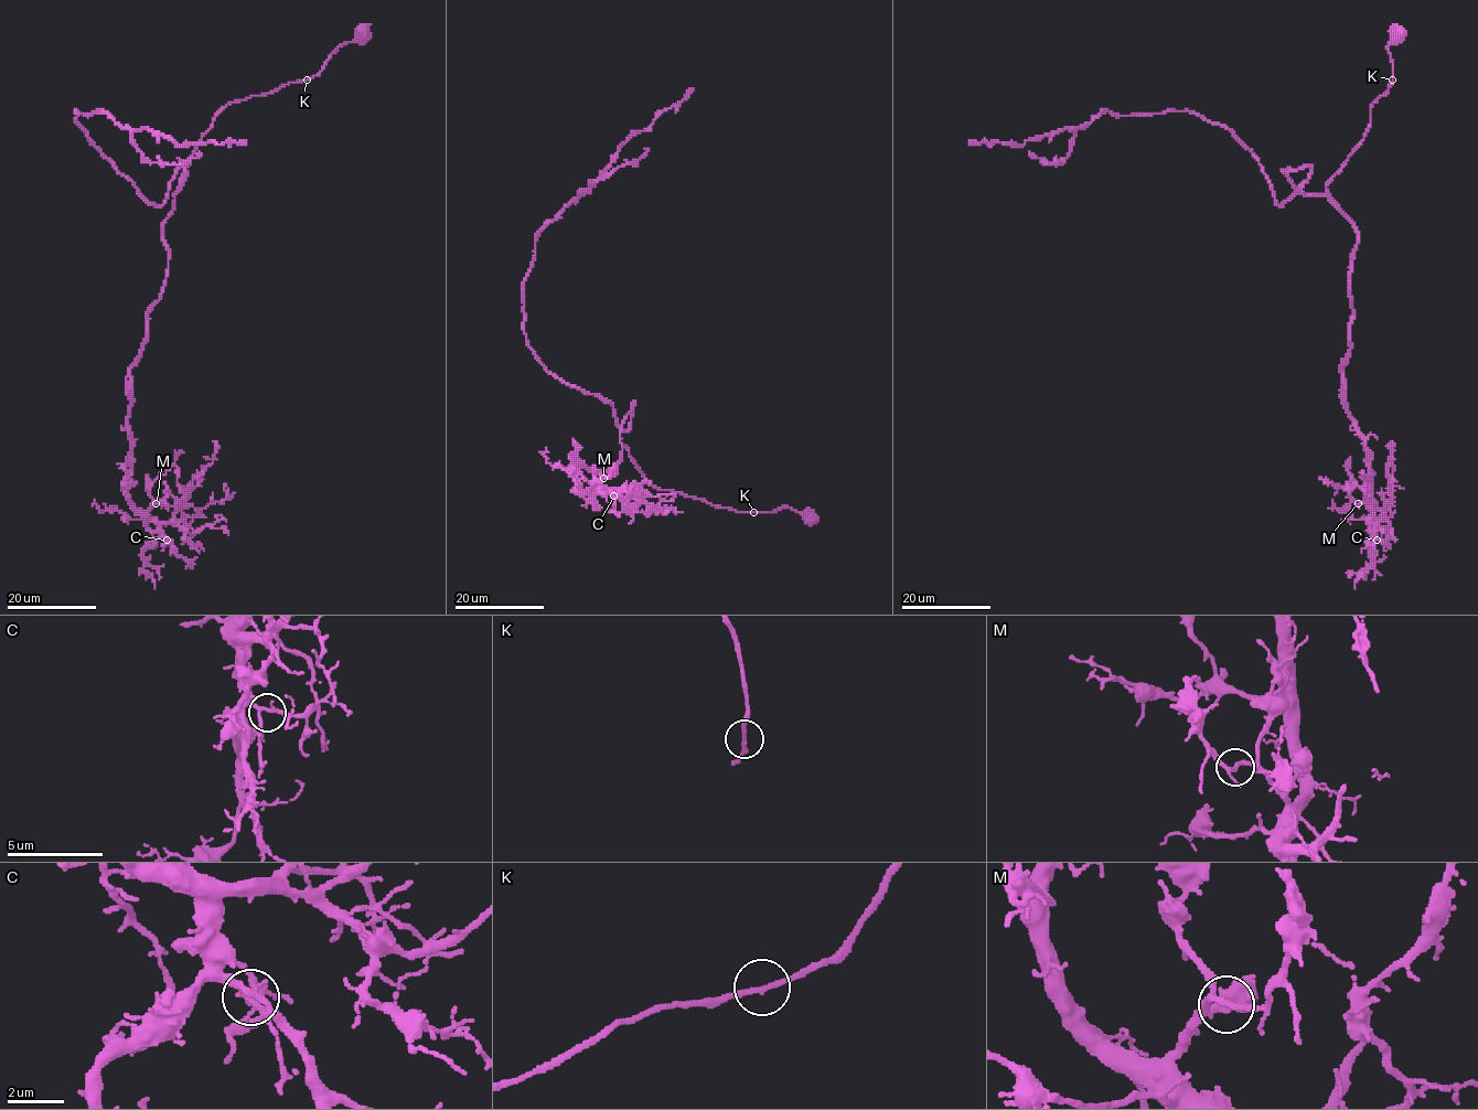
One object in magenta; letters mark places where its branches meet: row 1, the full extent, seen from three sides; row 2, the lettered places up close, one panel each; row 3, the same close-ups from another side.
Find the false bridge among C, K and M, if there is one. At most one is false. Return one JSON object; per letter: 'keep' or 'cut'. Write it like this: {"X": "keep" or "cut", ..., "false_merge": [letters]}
{"C": "keep", "K": "keep", "M": "keep", "false_merge": []}

